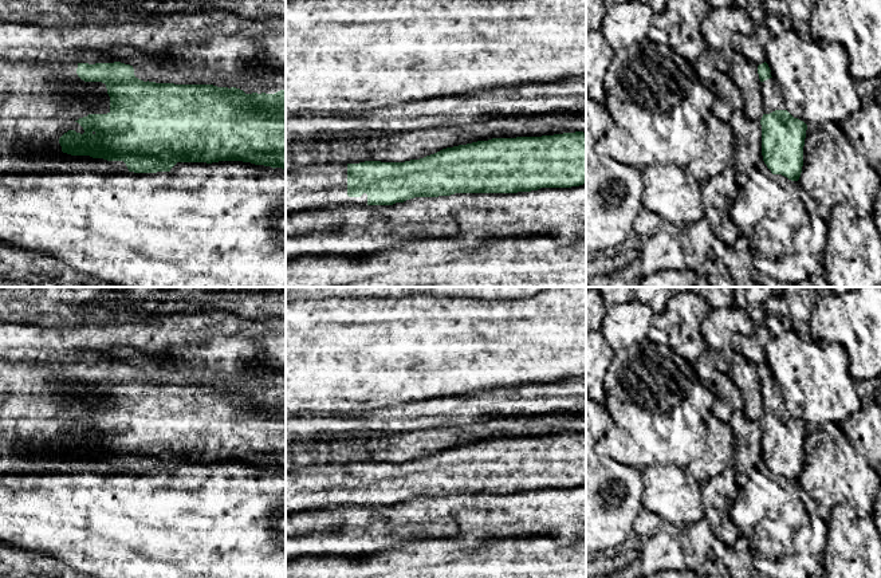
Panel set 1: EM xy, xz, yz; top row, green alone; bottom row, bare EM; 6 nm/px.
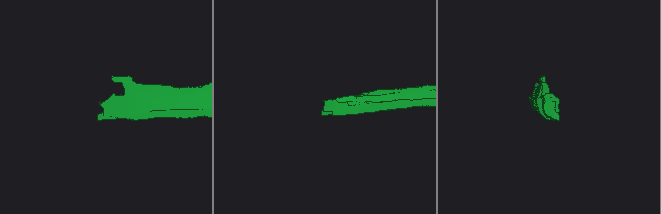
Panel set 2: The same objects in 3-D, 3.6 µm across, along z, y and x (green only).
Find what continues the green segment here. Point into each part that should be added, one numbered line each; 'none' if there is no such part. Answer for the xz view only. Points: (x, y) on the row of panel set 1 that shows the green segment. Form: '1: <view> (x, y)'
1: xz (310, 187)

